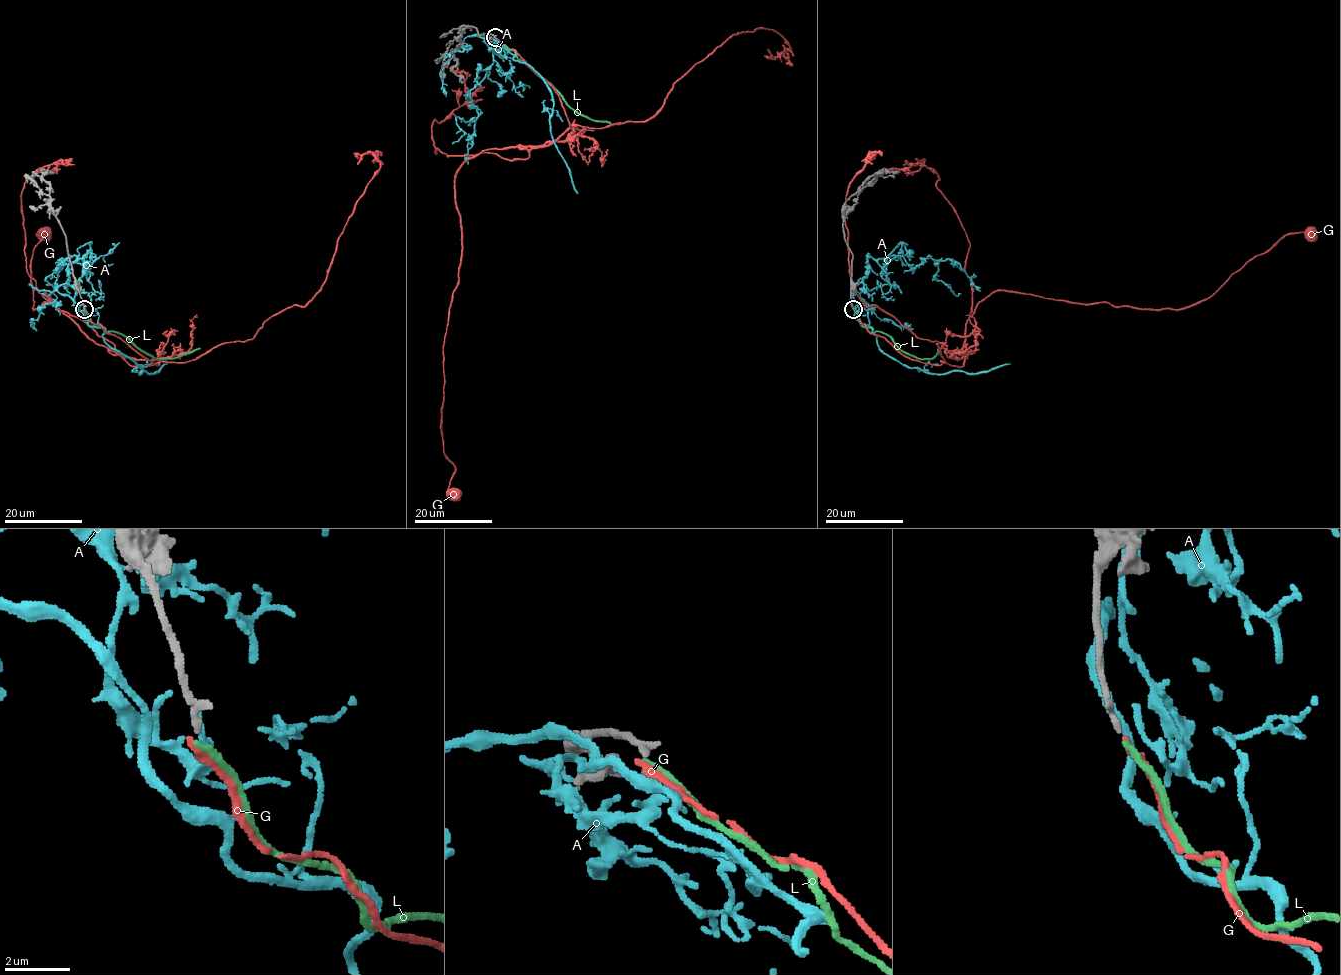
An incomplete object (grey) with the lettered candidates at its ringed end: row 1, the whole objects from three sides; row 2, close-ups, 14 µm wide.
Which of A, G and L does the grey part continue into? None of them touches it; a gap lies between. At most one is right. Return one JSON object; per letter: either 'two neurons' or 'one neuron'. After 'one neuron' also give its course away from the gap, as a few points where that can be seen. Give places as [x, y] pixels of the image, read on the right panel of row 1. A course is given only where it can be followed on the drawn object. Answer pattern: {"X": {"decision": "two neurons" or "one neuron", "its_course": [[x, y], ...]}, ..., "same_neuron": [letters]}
{"A": {"decision": "two neurons"}, "G": {"decision": "two neurons"}, "L": {"decision": "two neurons"}, "same_neuron": []}

